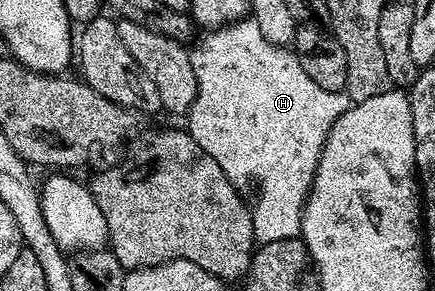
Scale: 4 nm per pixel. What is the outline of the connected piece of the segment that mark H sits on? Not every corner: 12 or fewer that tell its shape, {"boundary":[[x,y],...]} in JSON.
{"boundary":[[254,18],[190,52],[186,131],[295,240],[352,107]]}

